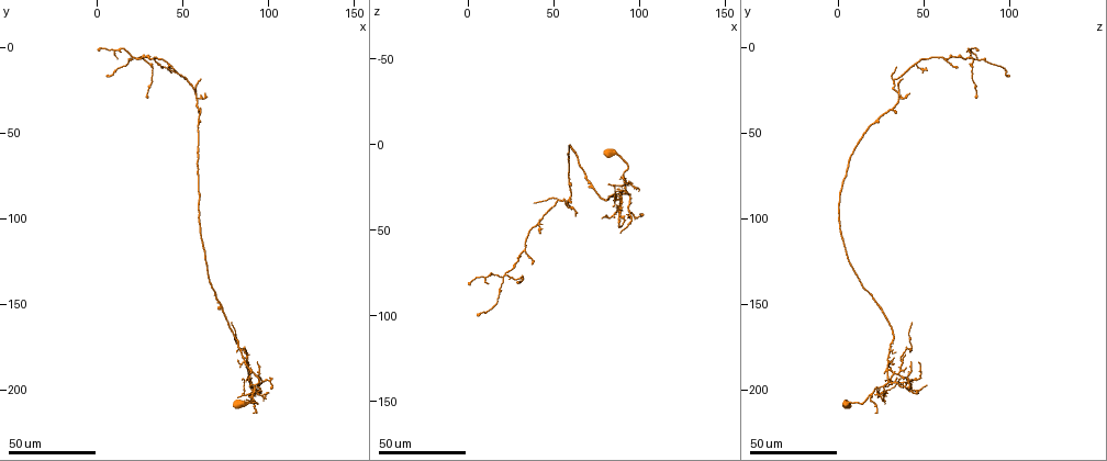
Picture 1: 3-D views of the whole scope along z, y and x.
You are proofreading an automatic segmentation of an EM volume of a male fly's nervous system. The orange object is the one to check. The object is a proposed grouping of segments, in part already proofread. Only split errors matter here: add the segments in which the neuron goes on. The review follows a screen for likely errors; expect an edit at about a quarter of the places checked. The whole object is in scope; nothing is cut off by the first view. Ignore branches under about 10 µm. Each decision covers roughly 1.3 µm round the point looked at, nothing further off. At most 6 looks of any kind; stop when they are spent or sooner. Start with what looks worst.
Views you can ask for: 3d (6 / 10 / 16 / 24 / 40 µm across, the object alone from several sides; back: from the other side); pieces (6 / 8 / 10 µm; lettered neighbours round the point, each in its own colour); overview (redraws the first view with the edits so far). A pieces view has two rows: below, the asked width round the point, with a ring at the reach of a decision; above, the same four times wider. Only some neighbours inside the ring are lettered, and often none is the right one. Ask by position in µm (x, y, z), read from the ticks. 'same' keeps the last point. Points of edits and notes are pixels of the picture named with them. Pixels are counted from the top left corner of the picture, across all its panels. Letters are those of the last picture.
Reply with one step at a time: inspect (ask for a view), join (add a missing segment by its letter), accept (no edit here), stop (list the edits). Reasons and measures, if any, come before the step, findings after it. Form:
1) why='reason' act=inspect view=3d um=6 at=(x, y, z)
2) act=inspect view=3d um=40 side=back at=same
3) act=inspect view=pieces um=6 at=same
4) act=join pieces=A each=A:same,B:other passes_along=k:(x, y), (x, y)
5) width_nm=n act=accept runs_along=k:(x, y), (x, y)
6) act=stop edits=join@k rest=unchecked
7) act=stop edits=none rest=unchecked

why='an open end' act=inspect view=3d um=40 at=(12, 6, 81)

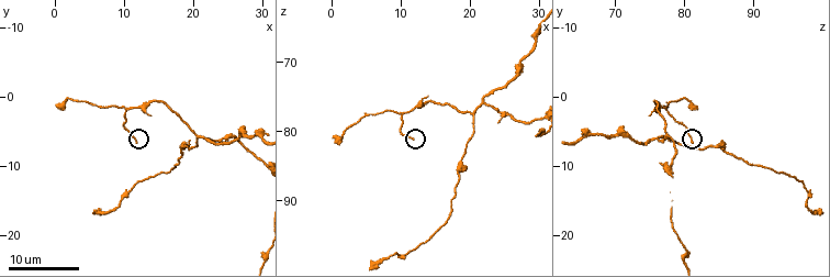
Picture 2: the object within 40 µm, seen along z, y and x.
why='what lies round it' act=inspect view=pieces um=8 at=(11.5, 6.5, 81.0)

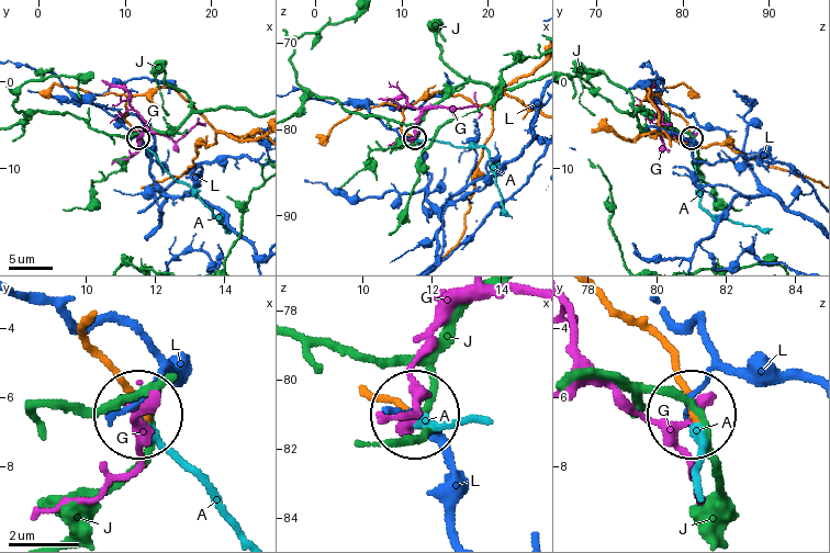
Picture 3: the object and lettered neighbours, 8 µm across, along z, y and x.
act=join pieces=A each=A:same,G:other,J:other,L:other passes_along=3:(651, 329), (692, 415), (700, 486) found='it goes on there'

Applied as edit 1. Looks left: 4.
act=inspect view=overview

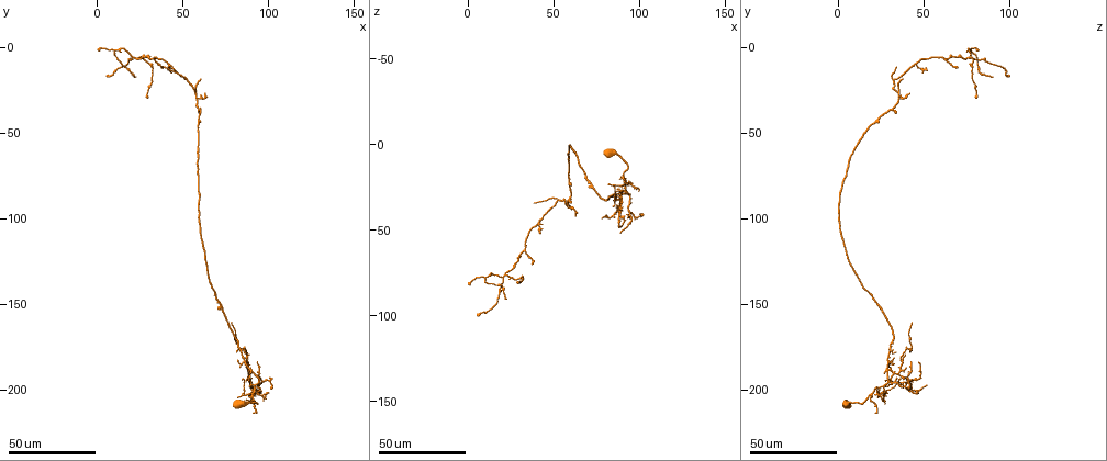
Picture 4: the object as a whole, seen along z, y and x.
why='long arm stops here' act=inspect view=3d um=40 at=(39, 10, 34)

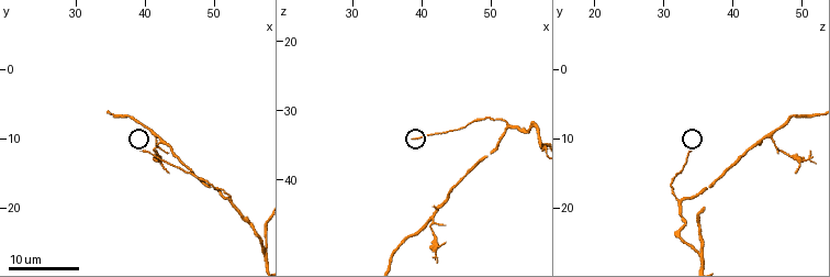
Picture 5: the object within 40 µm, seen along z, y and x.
act=inspect view=pieces um=10 at=(38.5, 11.5, 34.0)

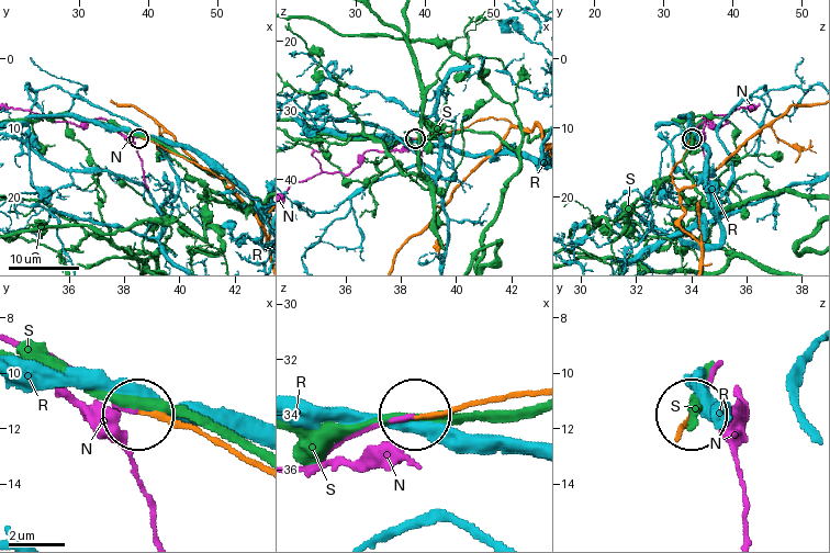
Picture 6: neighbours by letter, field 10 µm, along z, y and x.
act=join pieces=N each=N:same,R:other,S:other passes_along=6:(491, 398), (359, 429), (316, 459) found='the neuron continues'

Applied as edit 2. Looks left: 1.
act=stop edits=join@3,join@6 rest=unchecked

